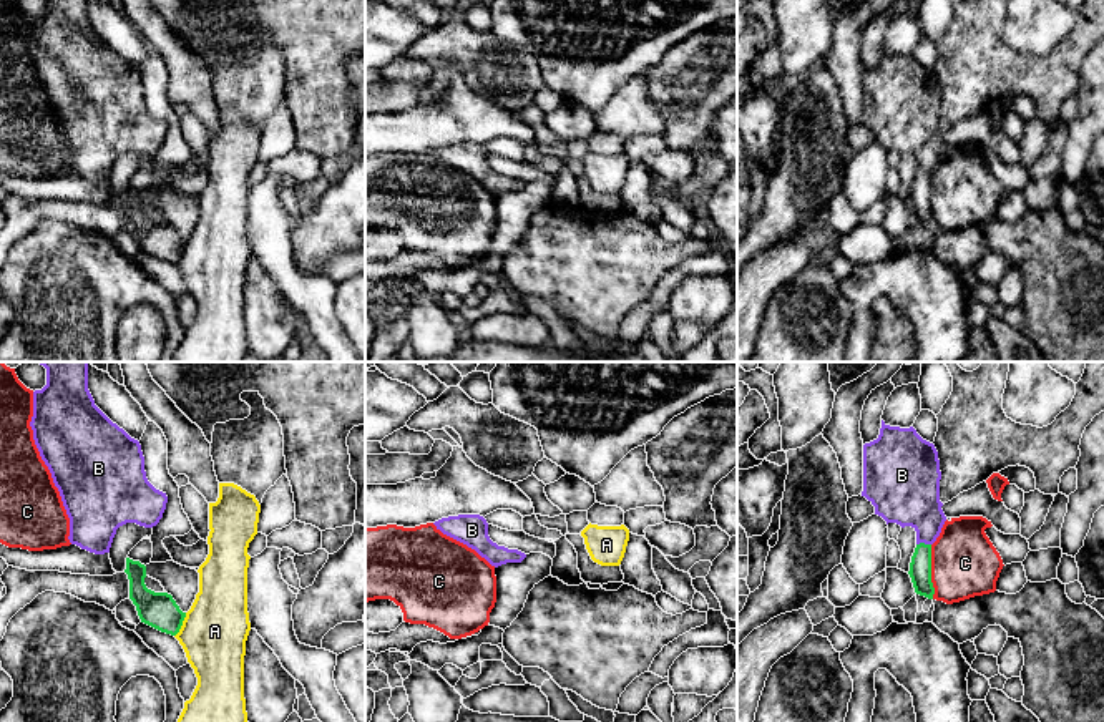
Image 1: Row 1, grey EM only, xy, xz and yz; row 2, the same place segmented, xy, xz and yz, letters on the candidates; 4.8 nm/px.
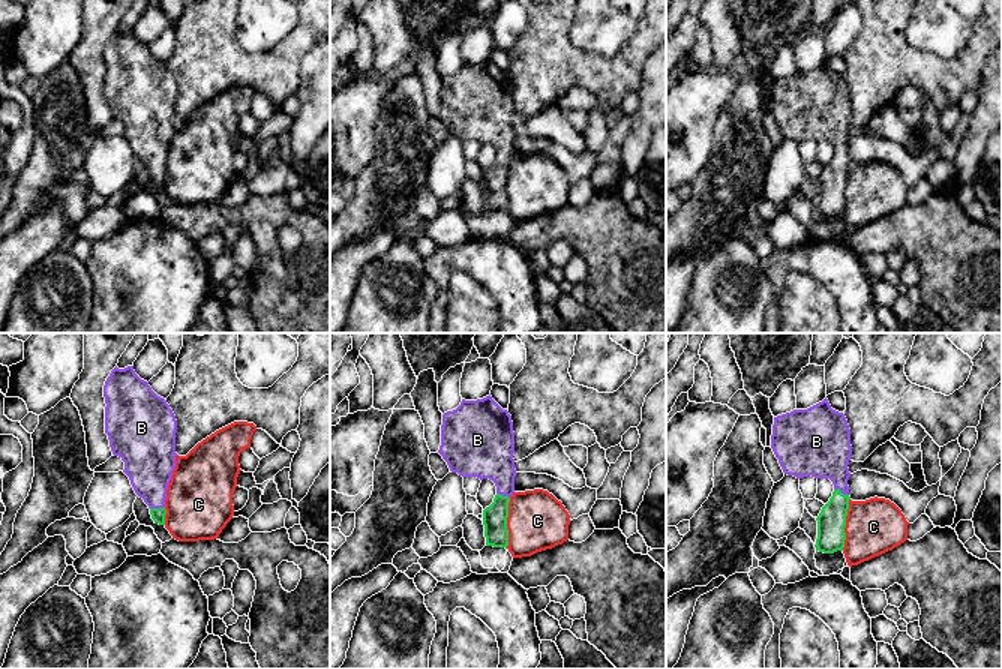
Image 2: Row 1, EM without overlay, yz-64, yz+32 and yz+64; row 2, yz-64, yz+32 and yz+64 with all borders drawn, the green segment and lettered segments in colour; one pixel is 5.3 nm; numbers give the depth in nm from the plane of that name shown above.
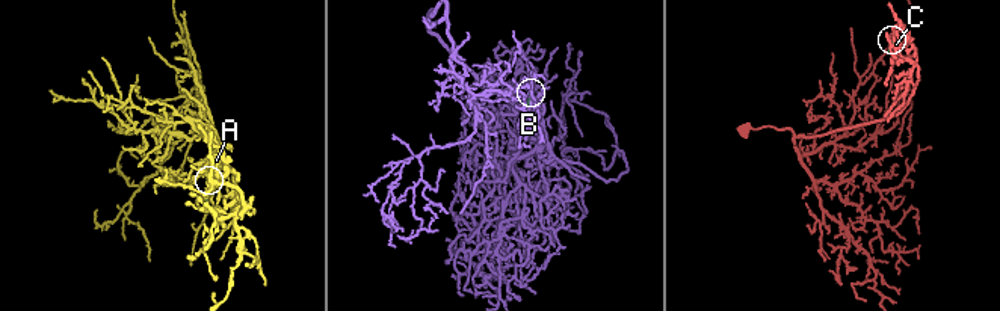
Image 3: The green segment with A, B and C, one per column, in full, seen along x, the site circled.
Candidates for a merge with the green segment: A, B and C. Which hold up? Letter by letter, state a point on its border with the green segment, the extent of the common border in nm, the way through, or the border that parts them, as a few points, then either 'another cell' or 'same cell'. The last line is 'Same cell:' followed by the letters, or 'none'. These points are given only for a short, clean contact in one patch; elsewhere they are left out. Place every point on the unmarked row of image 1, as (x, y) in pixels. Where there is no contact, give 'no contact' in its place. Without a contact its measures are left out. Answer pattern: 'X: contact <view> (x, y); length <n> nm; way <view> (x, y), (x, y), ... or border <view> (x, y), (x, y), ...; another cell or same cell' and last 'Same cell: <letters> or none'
A: contact xy (181, 253); length 130 nm; another cell
B: contact yz (923, 171); length 70 nm; way yz (920, 196), (923, 171), (923, 140), (908, 123); same cell
C: contact yz (930, 200); length 260 nm; another cell
Same cell: B

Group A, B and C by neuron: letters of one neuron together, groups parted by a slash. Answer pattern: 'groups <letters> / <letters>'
groups A / B / C

